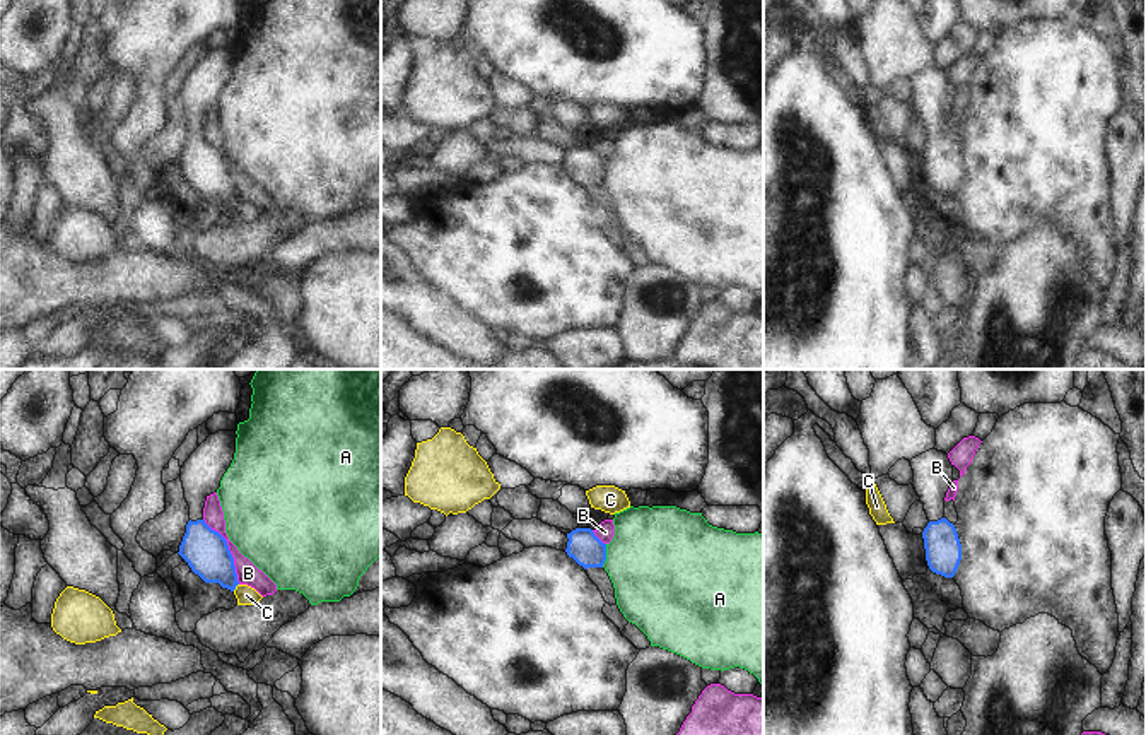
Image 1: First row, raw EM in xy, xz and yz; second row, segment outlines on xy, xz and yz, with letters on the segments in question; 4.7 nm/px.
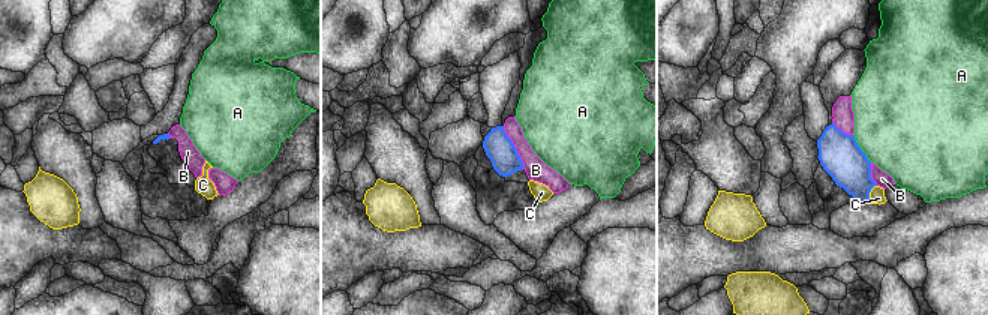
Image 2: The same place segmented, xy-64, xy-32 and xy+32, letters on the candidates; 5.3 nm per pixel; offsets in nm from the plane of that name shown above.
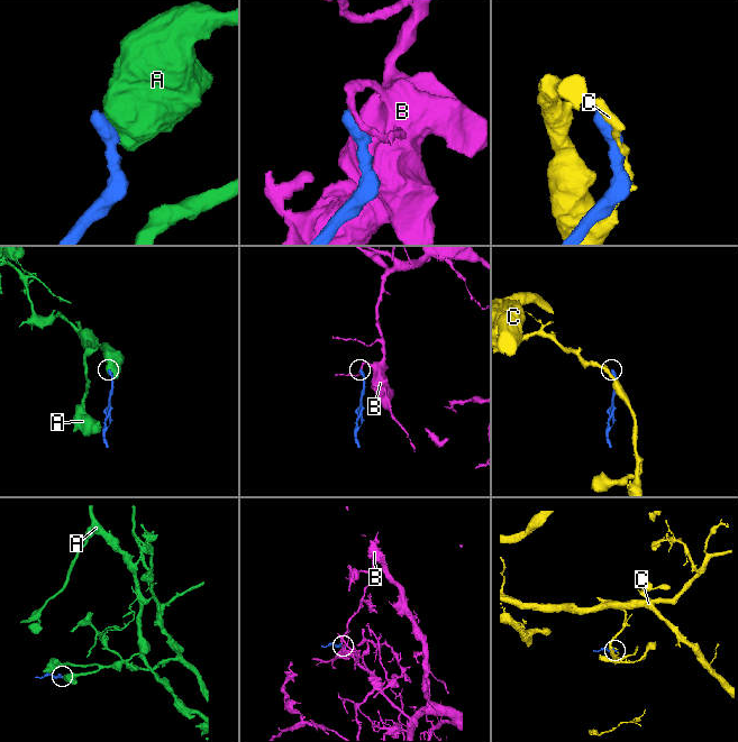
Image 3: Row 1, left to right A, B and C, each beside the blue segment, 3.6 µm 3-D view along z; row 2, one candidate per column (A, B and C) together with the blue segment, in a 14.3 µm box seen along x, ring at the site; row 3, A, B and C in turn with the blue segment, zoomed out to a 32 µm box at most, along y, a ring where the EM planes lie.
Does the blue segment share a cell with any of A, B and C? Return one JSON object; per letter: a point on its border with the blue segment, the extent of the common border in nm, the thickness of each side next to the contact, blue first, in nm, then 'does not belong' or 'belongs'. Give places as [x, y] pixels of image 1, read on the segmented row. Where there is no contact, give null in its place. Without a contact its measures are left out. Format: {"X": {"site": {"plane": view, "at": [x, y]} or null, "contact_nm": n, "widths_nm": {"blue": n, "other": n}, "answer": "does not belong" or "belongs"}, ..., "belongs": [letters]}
{"A": {"site": {"plane": "xz", "at": [605, 556]}, "contact_nm": 110, "widths_nm": {"blue": 160, "other": 480}, "answer": "does not belong"}, "B": {"site": {"plane": "xy", "at": [229, 551]}, "contact_nm": 360, "widths_nm": {"blue": 200, "other": 100}, "answer": "does not belong"}, "C": {"site": {"plane": "xy", "at": [236, 585]}, "contact_nm": 50, "widths_nm": {"blue": 200, "other": 90}, "answer": "does not belong"}, "belongs": []}

